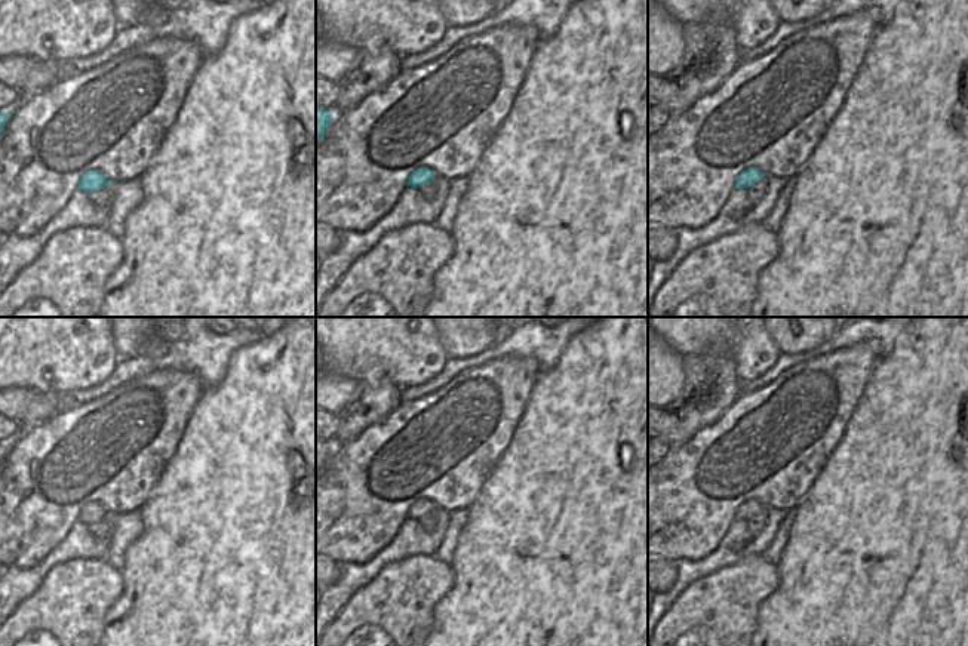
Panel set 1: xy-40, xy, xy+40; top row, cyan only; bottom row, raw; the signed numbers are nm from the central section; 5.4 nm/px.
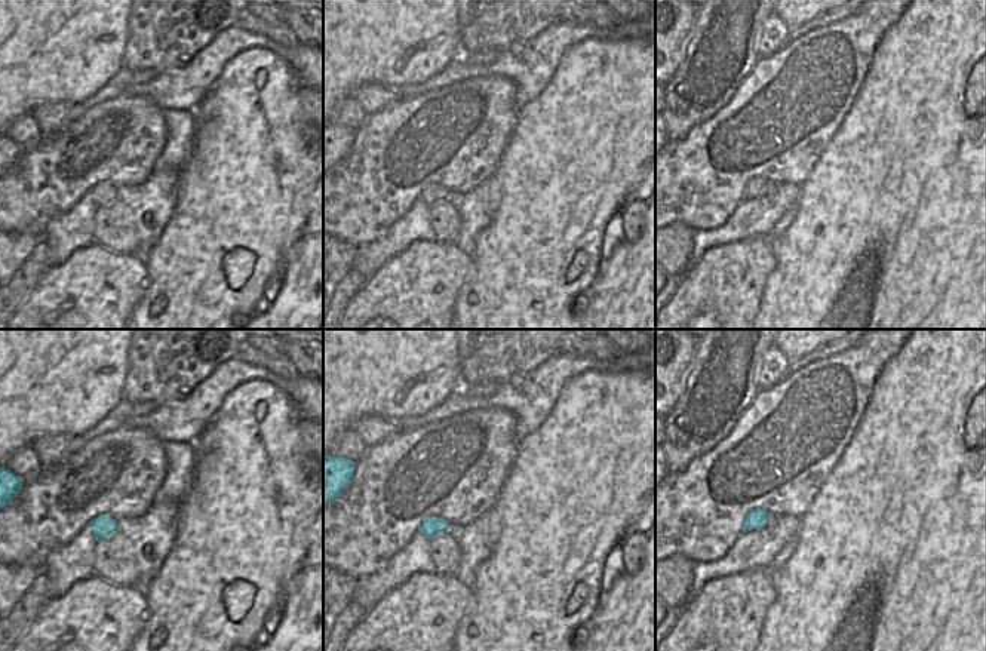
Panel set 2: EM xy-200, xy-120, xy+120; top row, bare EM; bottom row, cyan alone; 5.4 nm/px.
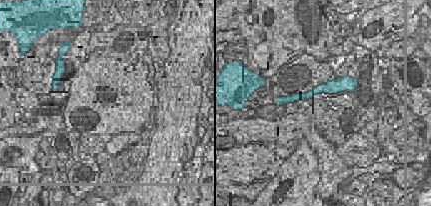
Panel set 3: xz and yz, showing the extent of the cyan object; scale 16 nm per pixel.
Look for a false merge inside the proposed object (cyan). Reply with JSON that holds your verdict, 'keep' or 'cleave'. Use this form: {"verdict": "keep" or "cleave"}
{"verdict": "keep"}

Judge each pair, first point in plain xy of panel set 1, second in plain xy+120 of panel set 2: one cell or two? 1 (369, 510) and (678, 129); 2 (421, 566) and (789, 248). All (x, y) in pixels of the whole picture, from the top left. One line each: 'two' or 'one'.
1: two
2: two

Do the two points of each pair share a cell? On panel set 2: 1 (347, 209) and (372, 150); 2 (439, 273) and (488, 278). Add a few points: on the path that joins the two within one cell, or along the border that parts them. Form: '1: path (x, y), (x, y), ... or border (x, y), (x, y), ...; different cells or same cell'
1: path (362, 195), (372, 184), (372, 165); same cell
2: border (472, 258), (472, 273), (461, 288), (454, 307); different cells

